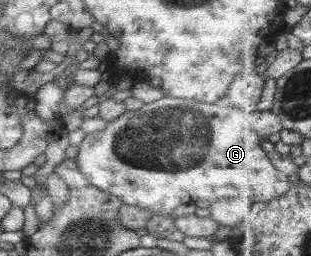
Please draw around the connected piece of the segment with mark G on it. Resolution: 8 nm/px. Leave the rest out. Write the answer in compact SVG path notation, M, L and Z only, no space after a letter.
M163 96L135 111L124 111L100 131L86 134L77 146L77 157L73 161L89 185L118 197L122 204L139 207L155 216L172 216L175 207L195 204L196 201L239 198L268 202L287 193L292 182L286 173L274 166L270 155L263 150L264 139L253 130L250 110L245 120L242 110L225 102L207 104Z

